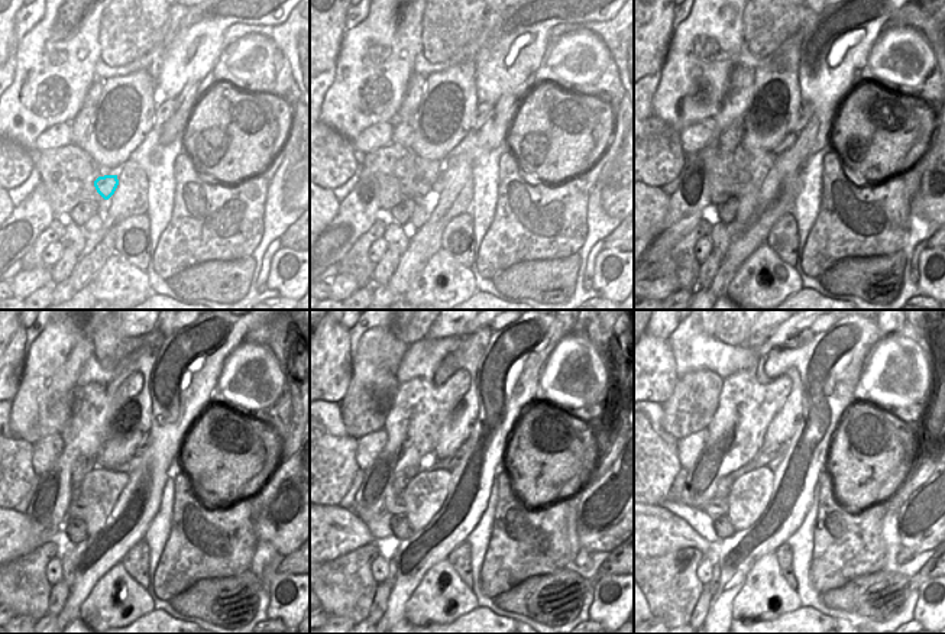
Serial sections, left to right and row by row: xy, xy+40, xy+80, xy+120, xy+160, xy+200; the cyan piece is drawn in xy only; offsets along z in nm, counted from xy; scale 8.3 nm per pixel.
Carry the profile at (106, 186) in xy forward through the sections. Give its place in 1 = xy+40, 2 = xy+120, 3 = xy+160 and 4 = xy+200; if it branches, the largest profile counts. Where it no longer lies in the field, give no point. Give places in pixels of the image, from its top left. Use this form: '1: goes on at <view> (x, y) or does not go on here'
1: goes on at xy+40 (420, 187)
2: goes on at xy+120 (78, 507)
3: goes on at xy+160 (395, 507)
4: goes on at xy+200 (717, 507)

